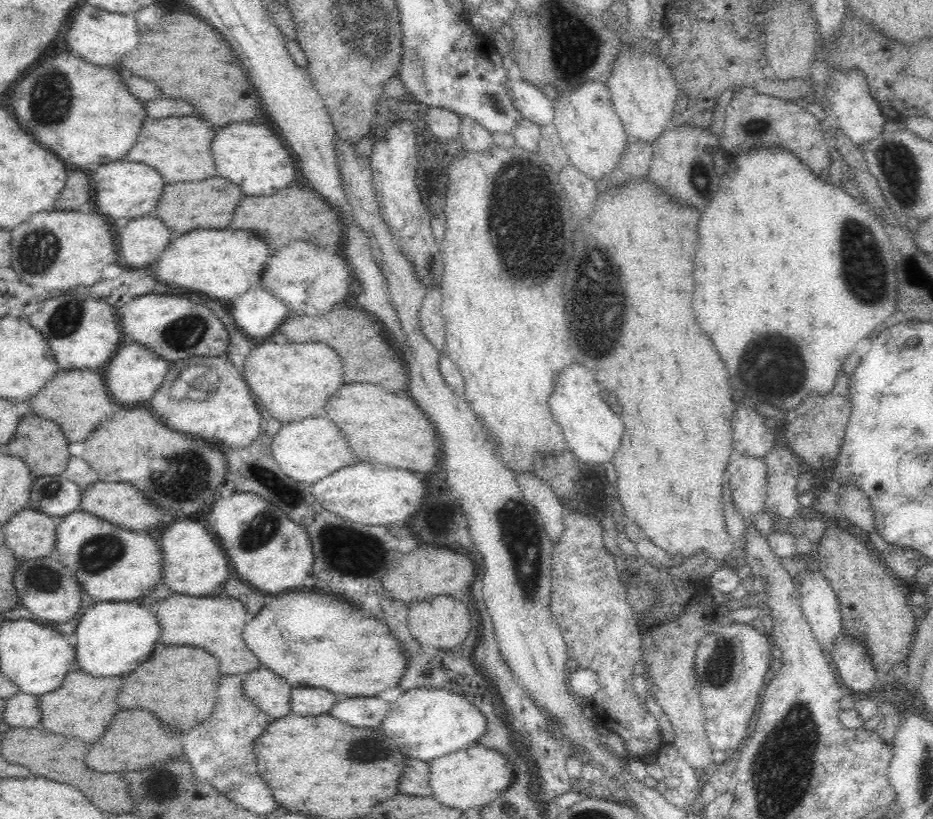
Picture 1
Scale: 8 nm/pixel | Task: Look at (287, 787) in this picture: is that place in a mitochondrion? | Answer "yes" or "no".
no

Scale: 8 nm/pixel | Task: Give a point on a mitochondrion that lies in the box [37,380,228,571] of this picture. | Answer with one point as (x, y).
(185, 469)

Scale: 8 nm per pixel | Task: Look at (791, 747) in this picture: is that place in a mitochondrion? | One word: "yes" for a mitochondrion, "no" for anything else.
yes

